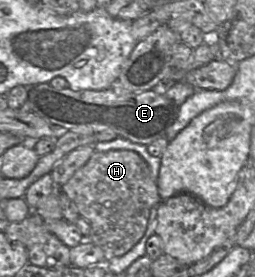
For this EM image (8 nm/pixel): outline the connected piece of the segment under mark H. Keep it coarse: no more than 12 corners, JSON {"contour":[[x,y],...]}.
{"contour":[[131,150],[95,151],[60,191],[106,261],[162,201]]}

